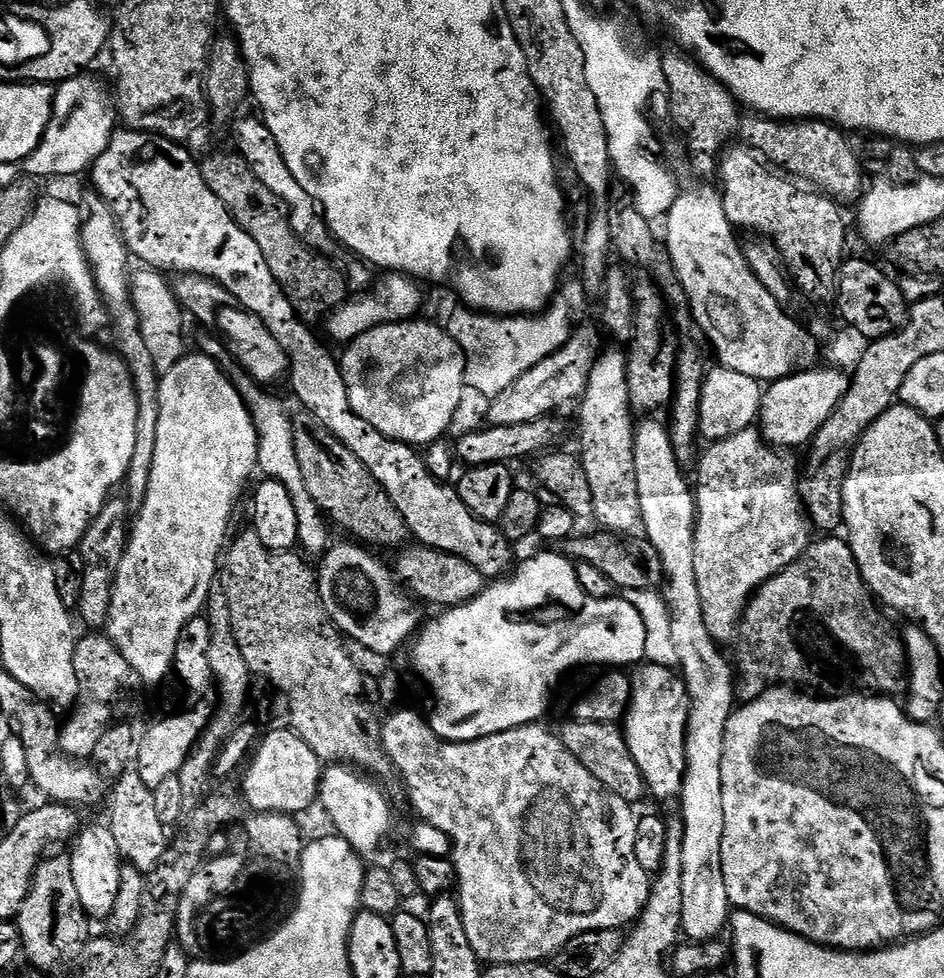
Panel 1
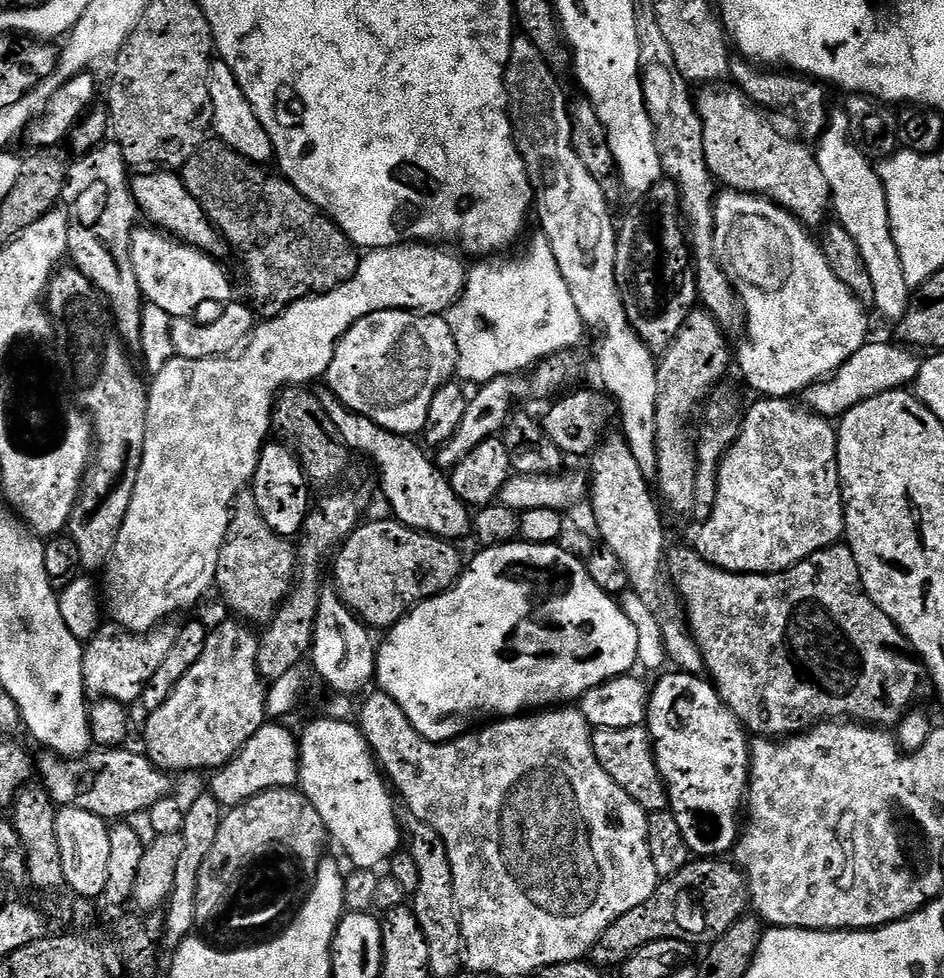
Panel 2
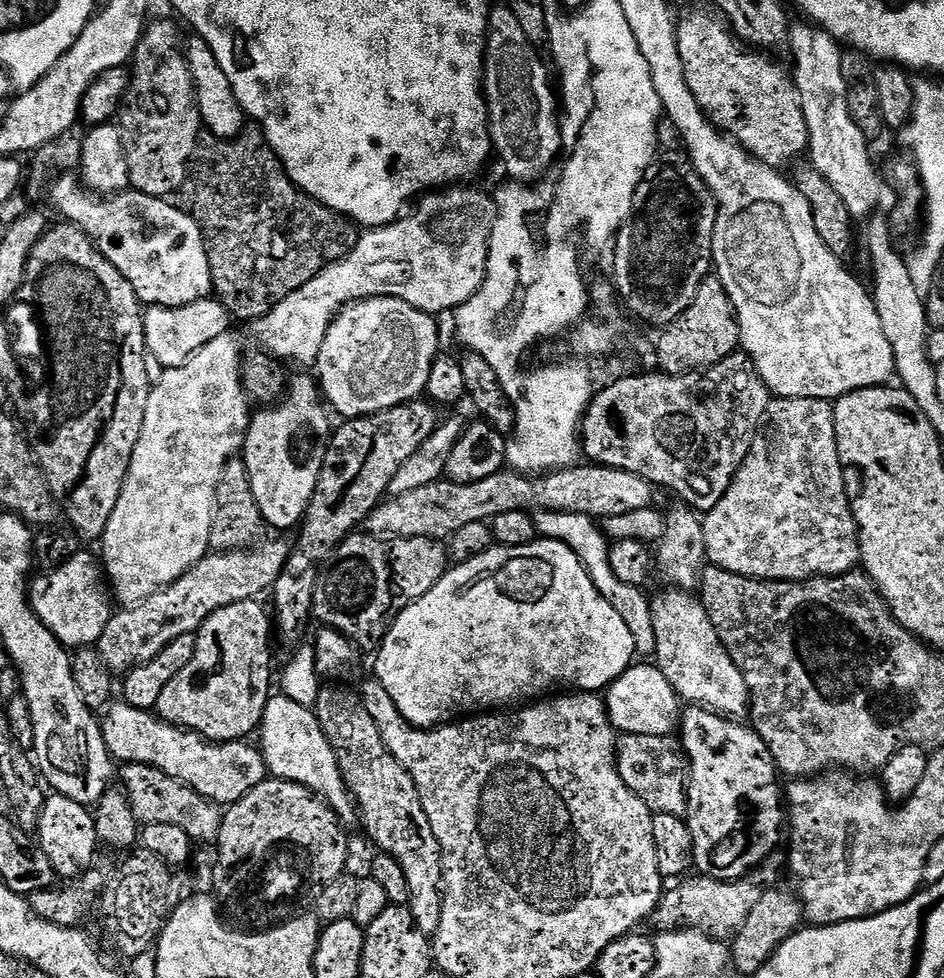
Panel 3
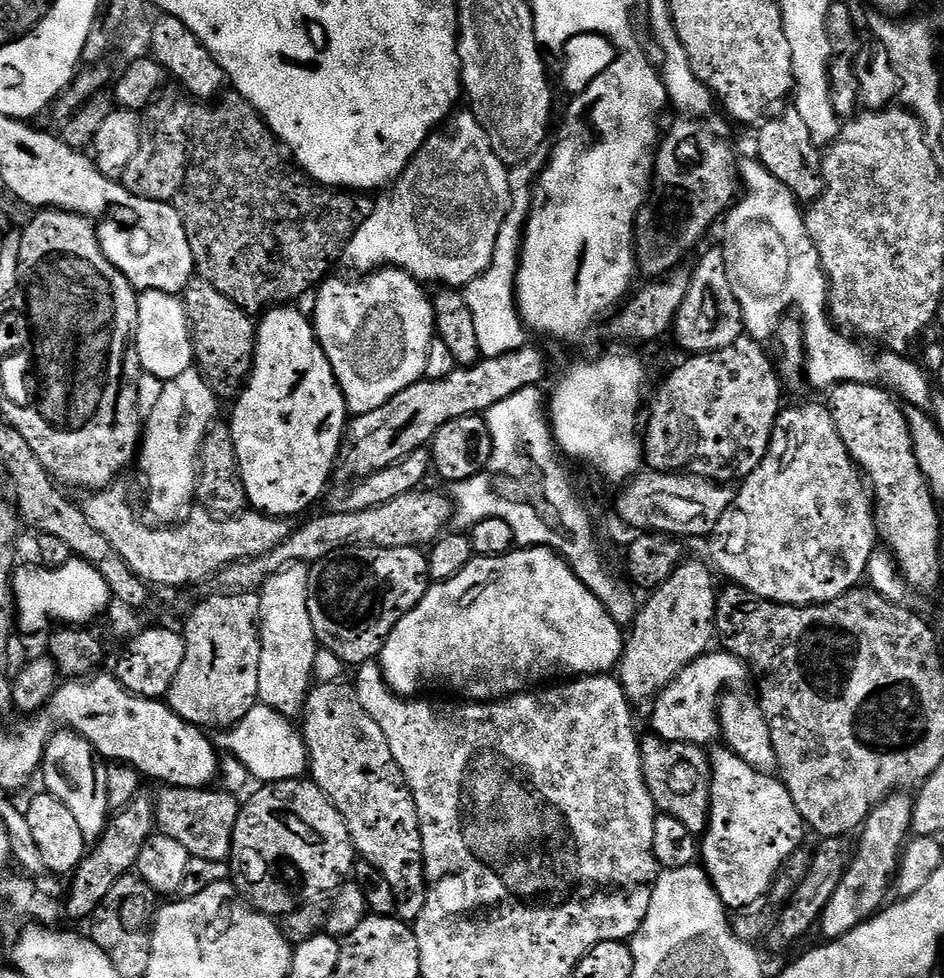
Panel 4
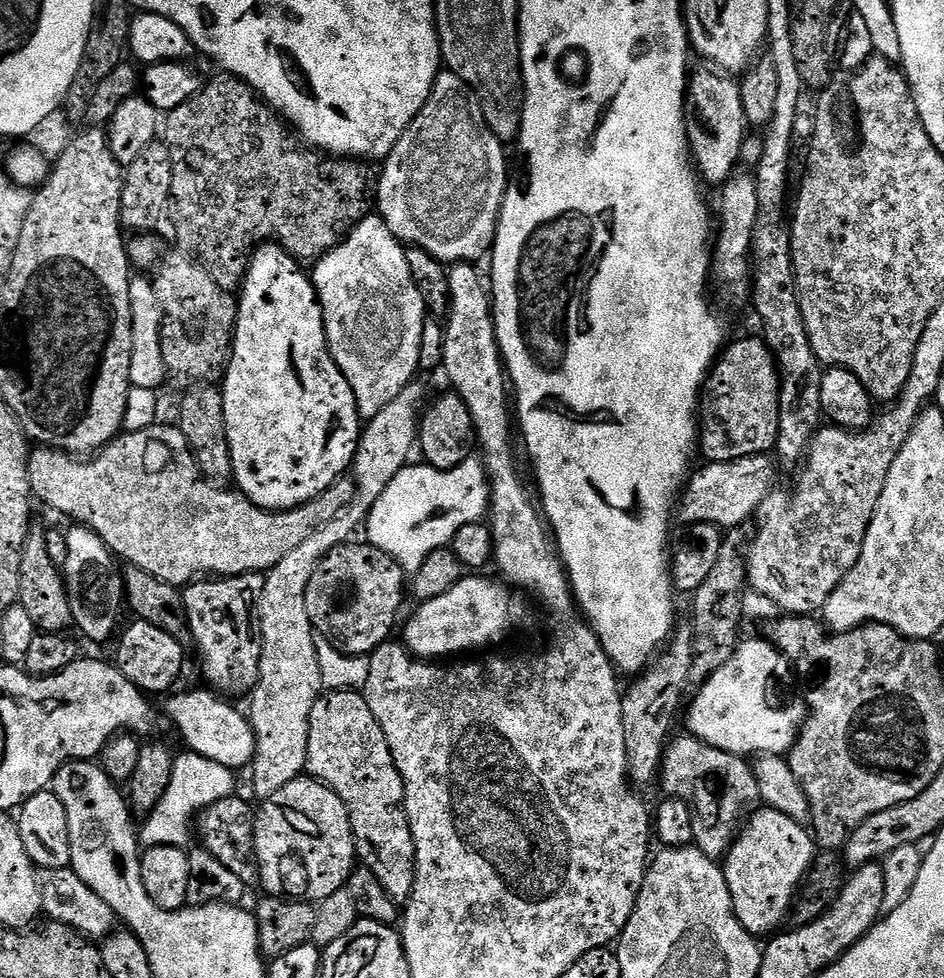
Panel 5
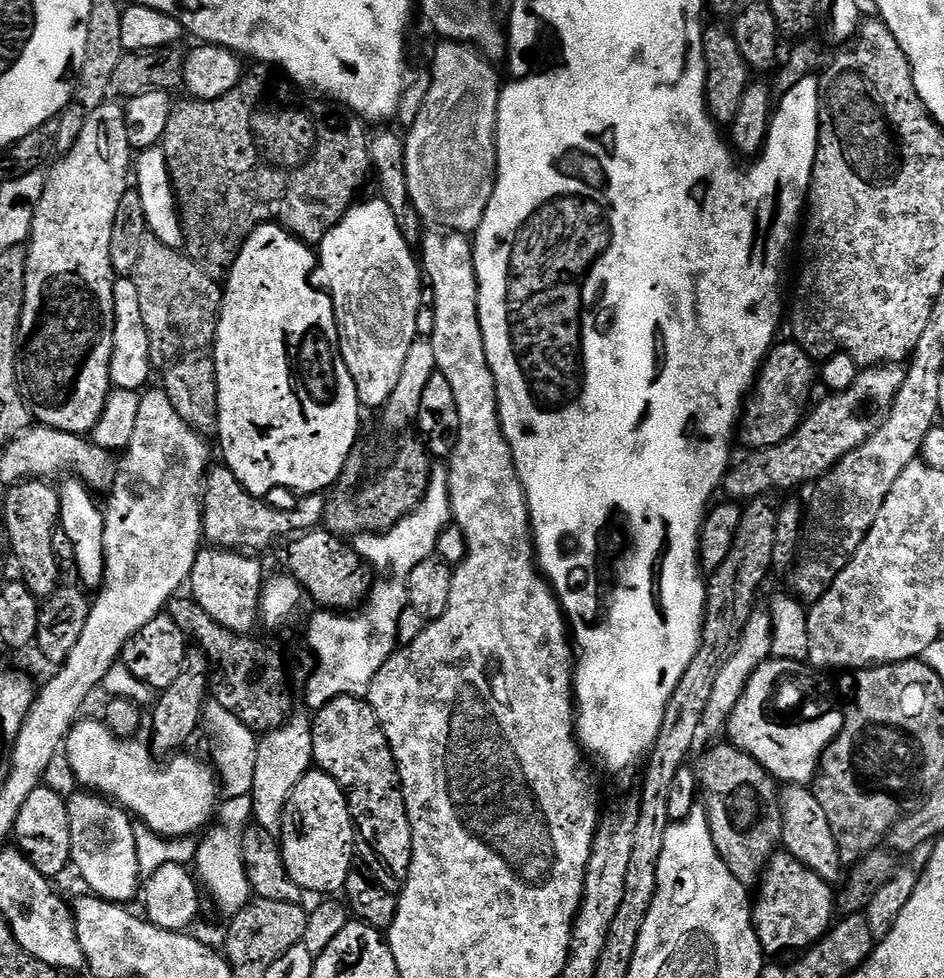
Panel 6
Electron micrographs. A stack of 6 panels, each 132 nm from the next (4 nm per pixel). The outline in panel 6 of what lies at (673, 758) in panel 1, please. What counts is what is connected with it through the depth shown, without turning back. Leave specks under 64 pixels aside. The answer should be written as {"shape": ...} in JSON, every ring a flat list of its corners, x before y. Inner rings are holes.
{"shape":[[787,854,773,855,764,871,760,873,759,888,760,893,757,896,755,893,752,905,752,924,756,927,758,942,765,953,788,952,791,948,807,950,820,941,832,927,834,917,838,912,833,885,826,883,822,878,818,878,818,874,814,874,814,870,810,870,802,862,795,860,794,857]]}

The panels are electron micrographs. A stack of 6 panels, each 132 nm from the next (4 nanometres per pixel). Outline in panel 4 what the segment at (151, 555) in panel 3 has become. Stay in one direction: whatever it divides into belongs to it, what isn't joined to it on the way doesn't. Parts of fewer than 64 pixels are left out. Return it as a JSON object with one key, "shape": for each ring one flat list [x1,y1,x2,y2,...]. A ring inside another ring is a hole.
{"shape":[[190,370,186,374,178,374,178,378,164,381,164,389,159,395,154,410,150,410,142,424,142,439,138,445,138,464,144,472,148,472,148,504,157,516,157,521,172,522,194,504,196,482,200,471,200,447,208,436,216,416,218,397,212,393,210,385,204,381,199,371]]}

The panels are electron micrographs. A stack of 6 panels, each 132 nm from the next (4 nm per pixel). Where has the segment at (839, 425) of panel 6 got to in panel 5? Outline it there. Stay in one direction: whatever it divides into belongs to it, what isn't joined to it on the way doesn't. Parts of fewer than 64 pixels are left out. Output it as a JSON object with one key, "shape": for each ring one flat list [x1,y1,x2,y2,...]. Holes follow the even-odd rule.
{"shape":[[771,455,747,456,730,462,703,465,701,472,693,471,678,500,678,516,689,524,716,524,721,530,736,530,755,517,762,502,777,487,778,464]]}

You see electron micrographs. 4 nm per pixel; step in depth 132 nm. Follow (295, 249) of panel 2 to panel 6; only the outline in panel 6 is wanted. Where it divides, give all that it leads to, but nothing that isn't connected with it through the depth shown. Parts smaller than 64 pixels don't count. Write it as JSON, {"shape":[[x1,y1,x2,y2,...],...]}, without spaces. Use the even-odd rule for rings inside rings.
{"shape":[[249,71,222,98,184,98,181,104,179,101,172,109,170,122,166,122,162,141,180,209,183,251,206,275,219,282,234,266,248,235,263,224,278,224,305,244,320,245,322,238,357,203,356,195,368,180,370,184,373,175,368,153,370,132,365,121,343,111,328,112,329,105,323,99,307,100,291,83,275,80,268,73,271,71,260,71,264,72]]}

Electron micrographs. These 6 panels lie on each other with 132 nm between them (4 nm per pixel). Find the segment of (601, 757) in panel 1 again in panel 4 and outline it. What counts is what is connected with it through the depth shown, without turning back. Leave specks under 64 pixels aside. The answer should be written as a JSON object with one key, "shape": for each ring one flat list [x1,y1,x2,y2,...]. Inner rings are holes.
{"shape":[[655,734,640,740,640,761,652,801,663,815,678,818,690,834,703,837,708,828,708,811,712,797,712,761,699,744,670,742]]}

